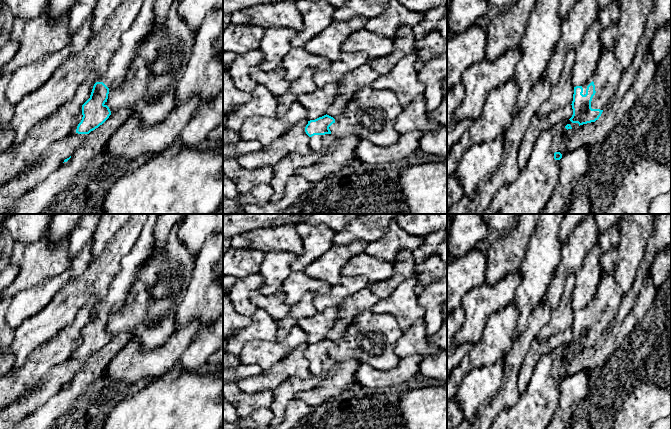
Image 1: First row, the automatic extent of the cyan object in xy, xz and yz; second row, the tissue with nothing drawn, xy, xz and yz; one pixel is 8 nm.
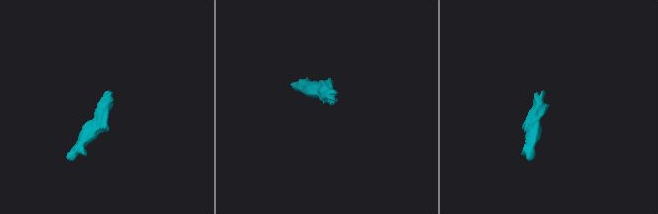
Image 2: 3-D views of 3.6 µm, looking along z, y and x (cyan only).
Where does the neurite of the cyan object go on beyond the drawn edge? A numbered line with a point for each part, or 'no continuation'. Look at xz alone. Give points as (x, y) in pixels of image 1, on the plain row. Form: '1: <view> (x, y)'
1: xz (318, 367)

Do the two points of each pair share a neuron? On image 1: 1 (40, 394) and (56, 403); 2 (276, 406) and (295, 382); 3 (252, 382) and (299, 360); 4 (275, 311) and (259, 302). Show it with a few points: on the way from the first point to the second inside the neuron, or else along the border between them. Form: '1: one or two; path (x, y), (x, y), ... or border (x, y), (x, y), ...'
1: two; border (62, 386), (30, 414)
2: one; path (281, 400), (283, 394), (289, 388)
3: one; path (264, 382), (287, 367)
4: one; path (271, 307), (266, 302), (263, 302)

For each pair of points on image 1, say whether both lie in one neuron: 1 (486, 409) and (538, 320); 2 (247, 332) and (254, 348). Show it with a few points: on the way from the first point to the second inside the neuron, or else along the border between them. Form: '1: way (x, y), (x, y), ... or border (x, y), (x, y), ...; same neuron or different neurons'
1: way (509, 389), (512, 363), (523, 343); same neuron
2: border (254, 340), (244, 346), (238, 357); different neurons

